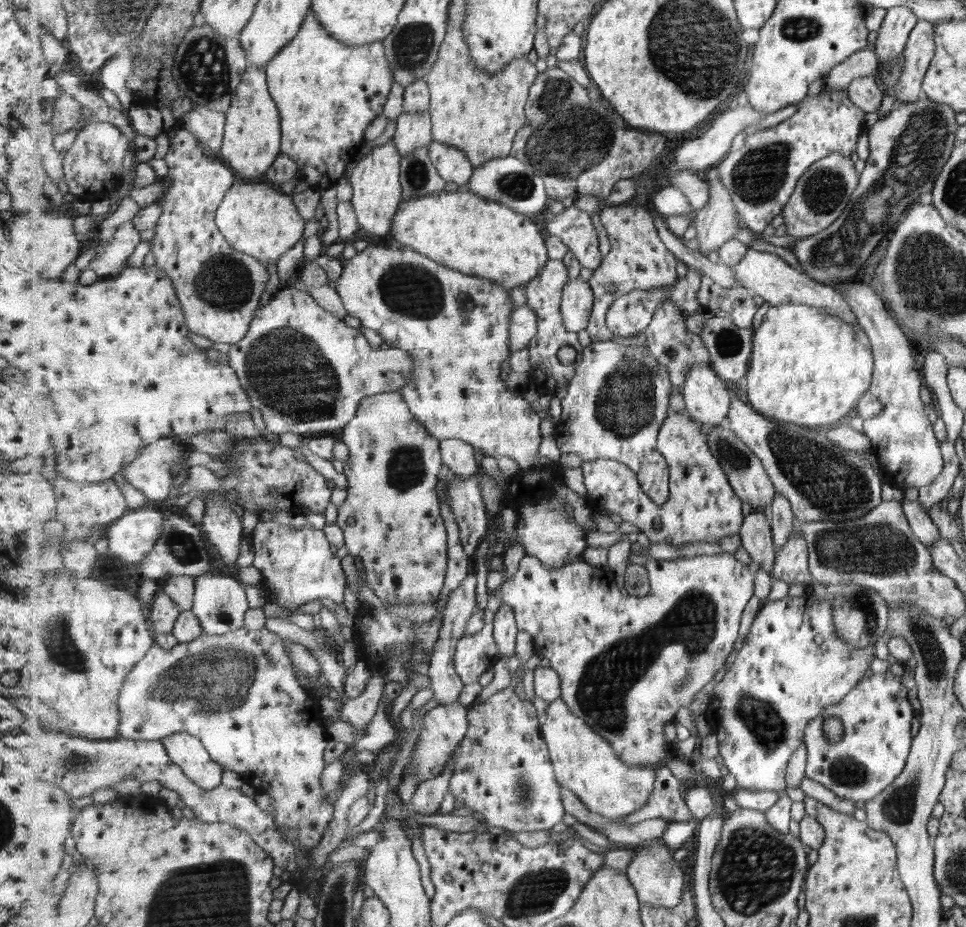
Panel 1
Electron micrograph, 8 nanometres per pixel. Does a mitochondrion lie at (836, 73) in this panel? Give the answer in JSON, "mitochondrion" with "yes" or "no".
{"mitochondrion":"no"}

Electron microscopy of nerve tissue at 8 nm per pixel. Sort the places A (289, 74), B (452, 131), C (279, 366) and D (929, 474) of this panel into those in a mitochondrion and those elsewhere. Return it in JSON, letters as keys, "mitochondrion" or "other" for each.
{"A":"other","B":"other","C":"mitochondrion","D":"other"}

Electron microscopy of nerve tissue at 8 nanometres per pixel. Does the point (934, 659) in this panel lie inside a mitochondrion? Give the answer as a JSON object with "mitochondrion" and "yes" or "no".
{"mitochondrion":"yes"}

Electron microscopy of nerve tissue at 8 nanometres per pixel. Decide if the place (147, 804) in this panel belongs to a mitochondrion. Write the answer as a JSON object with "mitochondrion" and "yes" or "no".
{"mitochondrion":"no"}

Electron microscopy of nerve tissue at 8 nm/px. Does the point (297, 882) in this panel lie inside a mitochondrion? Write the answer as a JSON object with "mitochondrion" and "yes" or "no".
{"mitochondrion":"no"}

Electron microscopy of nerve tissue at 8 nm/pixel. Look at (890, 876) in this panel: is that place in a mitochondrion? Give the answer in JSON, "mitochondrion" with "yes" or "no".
{"mitochondrion":"no"}

